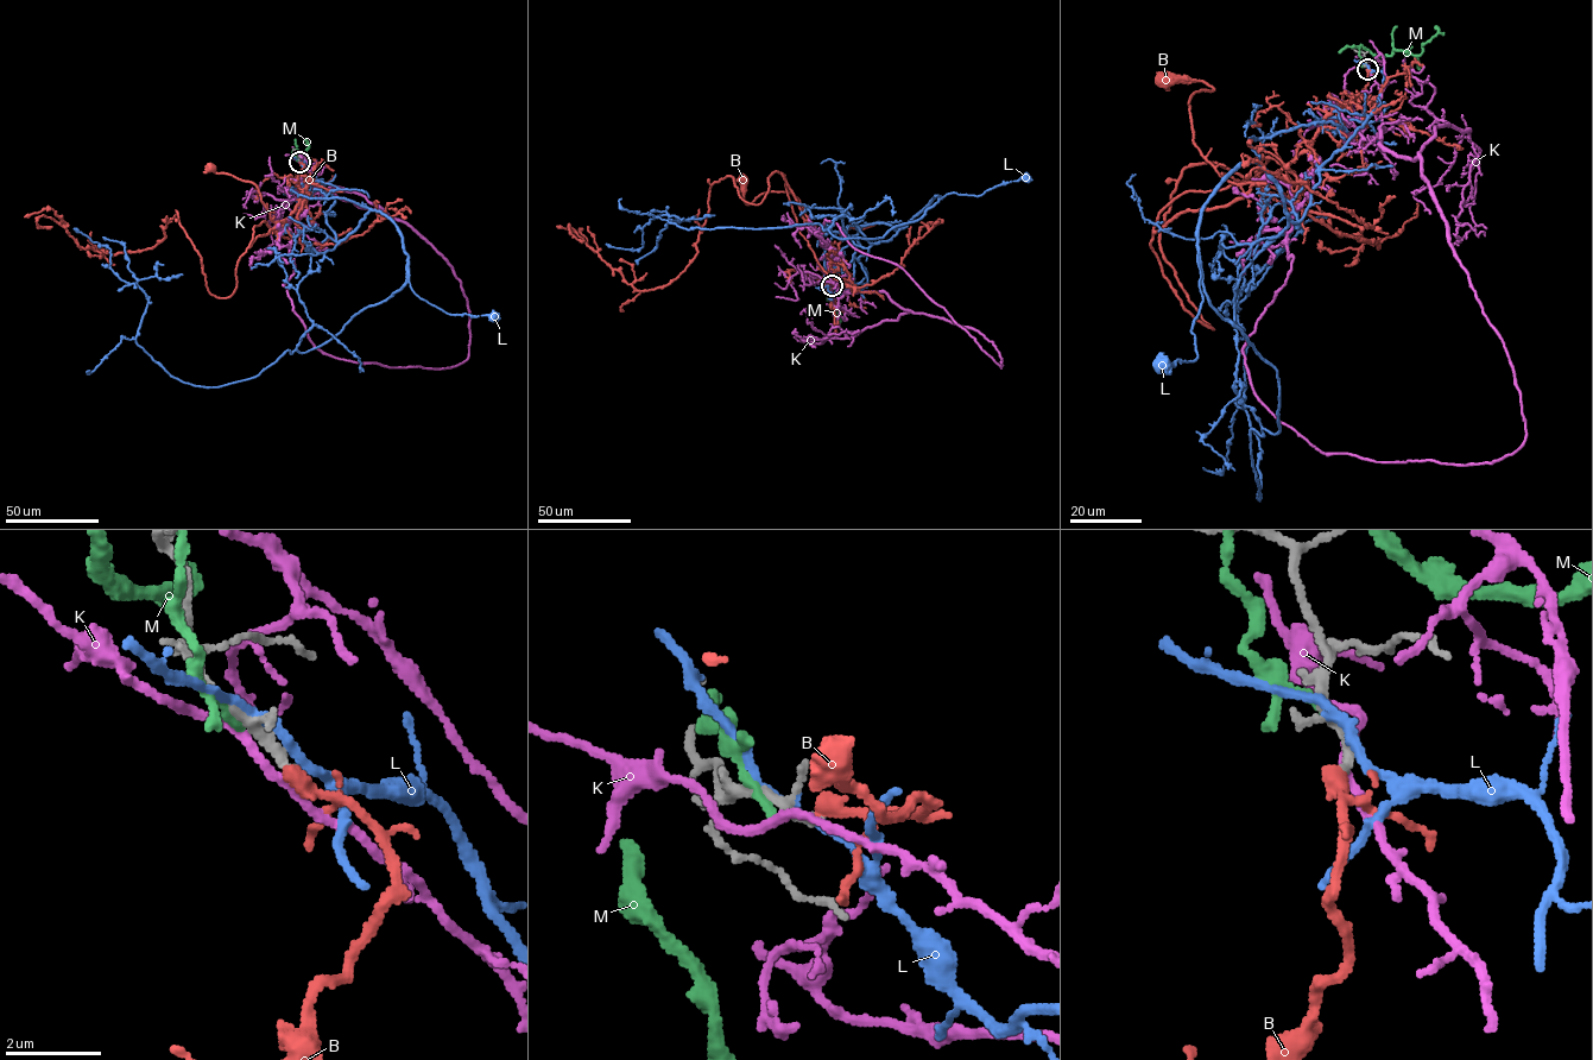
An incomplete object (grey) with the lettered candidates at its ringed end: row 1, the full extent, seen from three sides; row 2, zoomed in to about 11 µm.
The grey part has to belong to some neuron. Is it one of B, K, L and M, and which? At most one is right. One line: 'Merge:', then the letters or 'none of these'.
Merge: B

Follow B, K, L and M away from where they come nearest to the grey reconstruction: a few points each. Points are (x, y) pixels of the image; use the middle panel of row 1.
B: (832, 285), (835, 285), (828, 276), (832, 256), (797, 199), (791, 193), (770, 191), (746, 203), (741, 180)
K: (830, 285), (971, 327), (1003, 365), (835, 222), (815, 234), (826, 246), (783, 218)
L: (829, 284), (841, 292), (858, 284), (866, 276), (860, 256), (889, 240), (936, 196), (978, 196), (1025, 180)
M: (829, 284), (827, 281), (826, 290), (841, 316), (838, 320)

